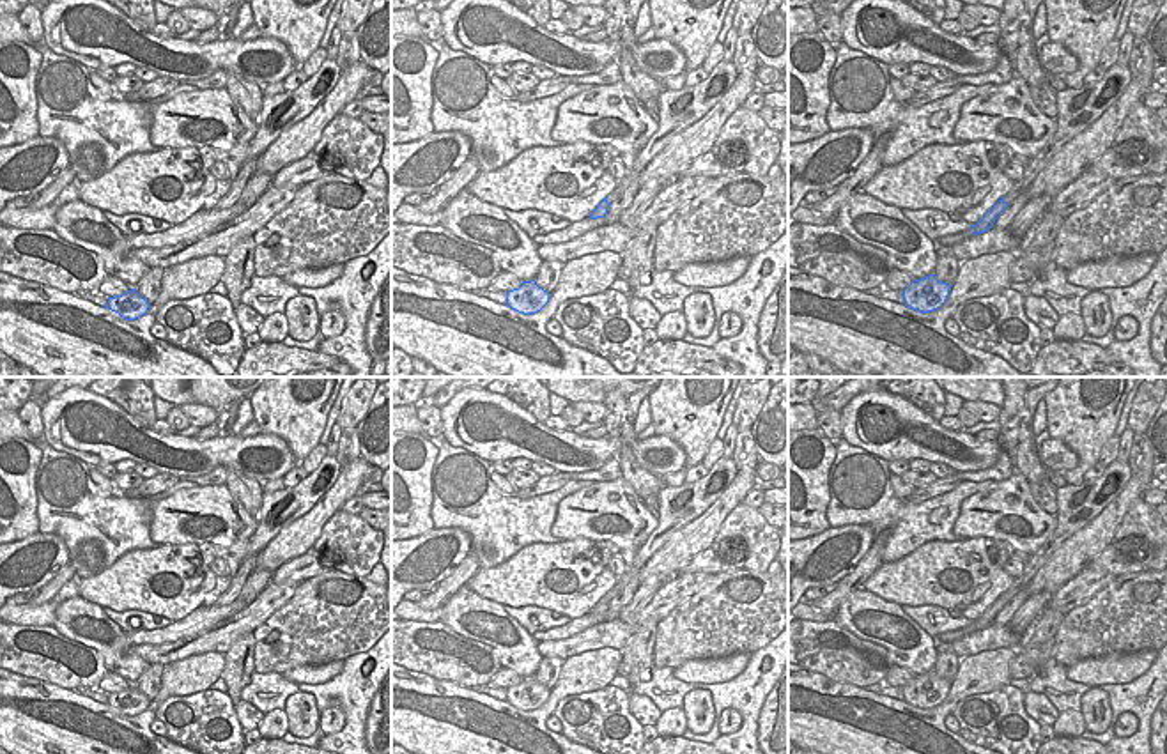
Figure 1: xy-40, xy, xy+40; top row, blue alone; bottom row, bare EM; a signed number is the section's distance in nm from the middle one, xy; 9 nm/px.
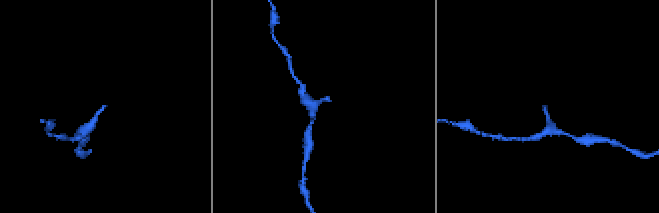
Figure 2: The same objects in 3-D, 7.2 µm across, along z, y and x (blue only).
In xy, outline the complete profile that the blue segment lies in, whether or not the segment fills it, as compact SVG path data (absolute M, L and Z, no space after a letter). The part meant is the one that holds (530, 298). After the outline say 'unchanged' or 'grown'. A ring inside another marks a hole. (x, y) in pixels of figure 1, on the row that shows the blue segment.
M535 280L522 281L519 289L506 292L506 306L531 315L540 312L549 303L551 294L537 285Z; unchanged

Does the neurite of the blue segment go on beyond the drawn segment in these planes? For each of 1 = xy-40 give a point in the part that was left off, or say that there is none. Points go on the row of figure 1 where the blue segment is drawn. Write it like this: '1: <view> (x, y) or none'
1: none

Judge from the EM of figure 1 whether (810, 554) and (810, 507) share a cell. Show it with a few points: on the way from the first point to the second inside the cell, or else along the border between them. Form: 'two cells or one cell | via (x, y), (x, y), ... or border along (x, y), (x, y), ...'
two cells | border along (829, 528), (806, 538)

